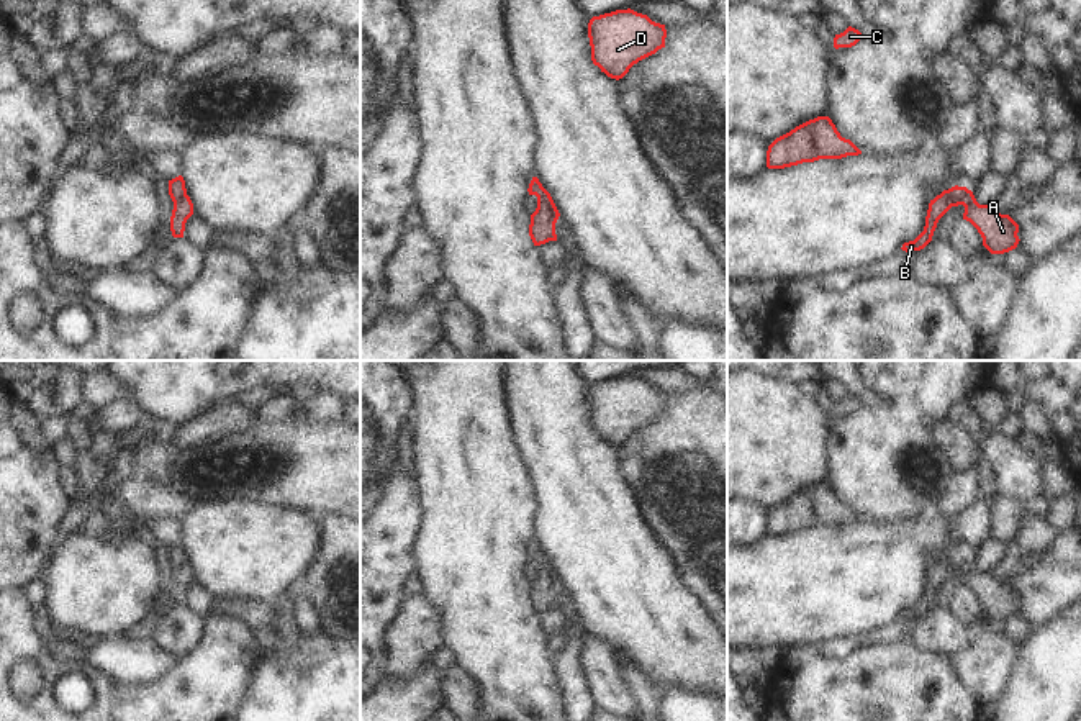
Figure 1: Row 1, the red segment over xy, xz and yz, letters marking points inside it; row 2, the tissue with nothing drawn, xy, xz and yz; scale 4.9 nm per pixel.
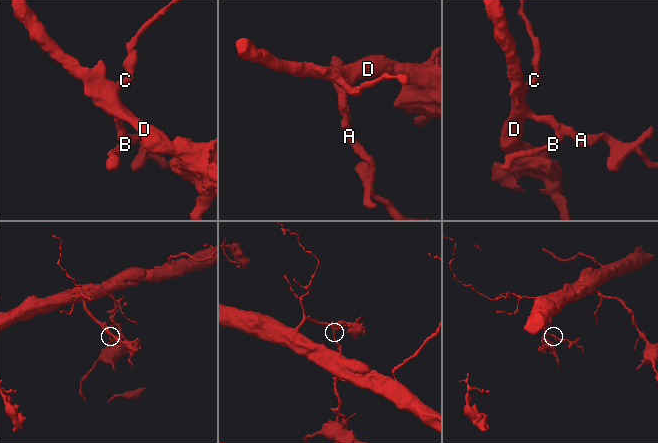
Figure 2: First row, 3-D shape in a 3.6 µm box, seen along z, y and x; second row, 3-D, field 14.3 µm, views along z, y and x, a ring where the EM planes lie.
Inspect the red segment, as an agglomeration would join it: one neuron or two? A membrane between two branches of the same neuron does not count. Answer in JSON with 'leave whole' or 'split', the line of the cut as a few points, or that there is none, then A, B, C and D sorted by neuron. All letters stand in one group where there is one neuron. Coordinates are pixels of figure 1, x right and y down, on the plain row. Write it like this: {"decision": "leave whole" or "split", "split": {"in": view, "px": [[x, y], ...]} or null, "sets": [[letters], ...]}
{"decision": "split", "split": {"in": "yz", "px": [[944, 557], [954, 572]]}, "sets": [["A", "C", "D"], ["B"]]}

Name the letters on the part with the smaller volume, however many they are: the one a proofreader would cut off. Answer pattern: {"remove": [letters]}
{"remove": ["B"]}

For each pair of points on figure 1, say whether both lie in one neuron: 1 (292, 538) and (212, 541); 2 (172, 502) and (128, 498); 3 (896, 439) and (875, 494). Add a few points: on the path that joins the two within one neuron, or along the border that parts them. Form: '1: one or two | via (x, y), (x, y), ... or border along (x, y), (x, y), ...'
1: one | via (272, 541), (231, 541)
2: one | via (161, 502), (140, 498)
3: one | via (883, 453), (881, 480)

